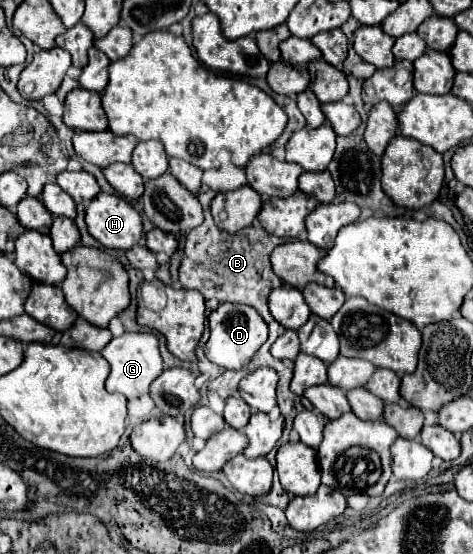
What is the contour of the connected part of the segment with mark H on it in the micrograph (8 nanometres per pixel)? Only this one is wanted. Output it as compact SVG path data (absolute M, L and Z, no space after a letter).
M98 193L86 207L86 227L108 249L128 251L142 239L140 213L118 195Z

